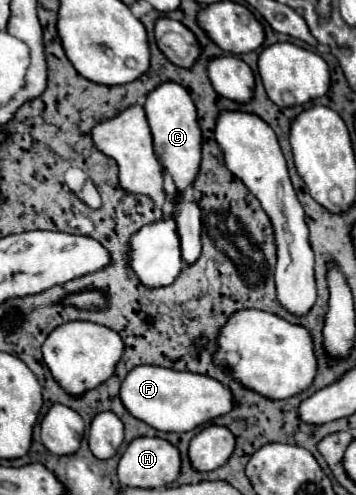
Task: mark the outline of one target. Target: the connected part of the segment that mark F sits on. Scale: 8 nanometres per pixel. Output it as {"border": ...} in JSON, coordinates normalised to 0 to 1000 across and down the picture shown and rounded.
{"border":[[[379,739],[340,772],[334,804],[357,832],[435,869],[542,869],[660,824],[654,792],[604,764],[441,739]]]}

